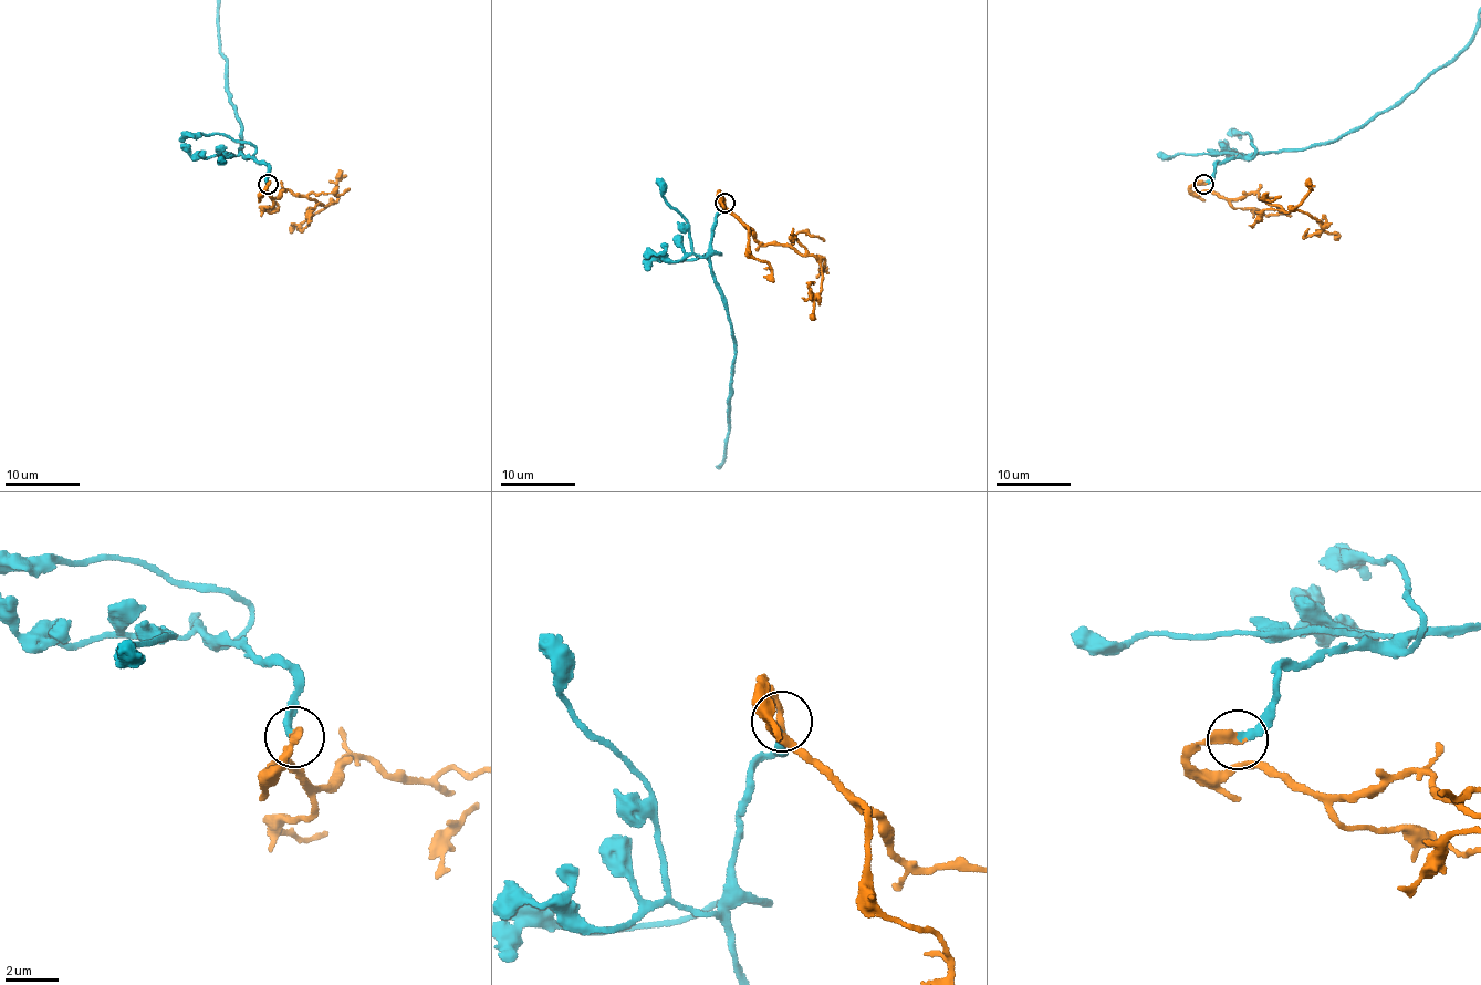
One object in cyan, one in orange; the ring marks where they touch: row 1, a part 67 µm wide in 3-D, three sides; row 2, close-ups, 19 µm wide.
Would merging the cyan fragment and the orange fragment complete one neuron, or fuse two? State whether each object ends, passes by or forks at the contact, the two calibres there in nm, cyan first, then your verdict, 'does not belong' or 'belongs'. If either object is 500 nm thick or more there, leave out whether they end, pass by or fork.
cyan ends; orange ends; calibres 240 and 280 nm; belongs

